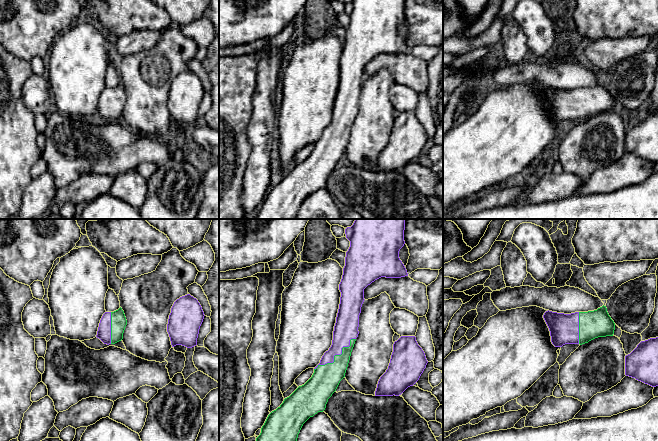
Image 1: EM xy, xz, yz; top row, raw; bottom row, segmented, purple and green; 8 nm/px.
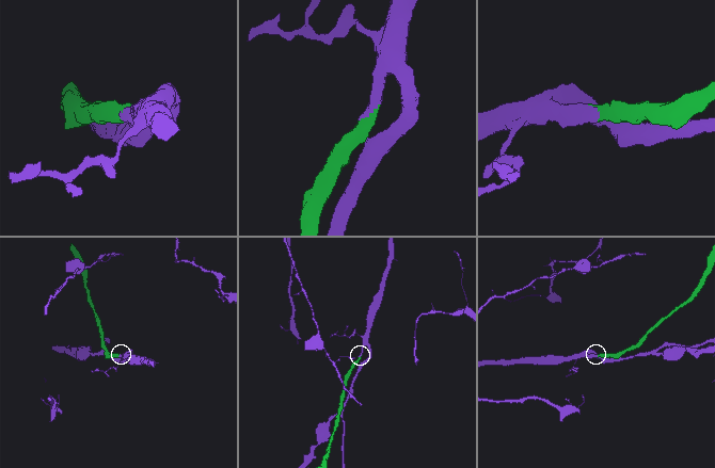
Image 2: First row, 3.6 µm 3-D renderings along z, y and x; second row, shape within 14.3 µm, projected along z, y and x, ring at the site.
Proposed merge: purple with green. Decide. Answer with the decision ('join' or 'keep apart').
join

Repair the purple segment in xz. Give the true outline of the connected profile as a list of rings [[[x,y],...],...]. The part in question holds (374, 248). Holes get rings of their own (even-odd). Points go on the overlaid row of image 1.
[[[355,219],[353,225],[345,229],[350,247],[346,252],[345,266],[339,284],[341,297],[332,345],[314,368],[312,377],[285,398],[283,403],[268,415],[256,441],[297,441],[303,424],[310,417],[325,410],[328,399],[345,377],[351,352],[359,334],[359,315],[365,300],[364,289],[381,277],[408,276],[407,270],[399,258],[399,251],[405,244],[404,230],[405,219]]]

